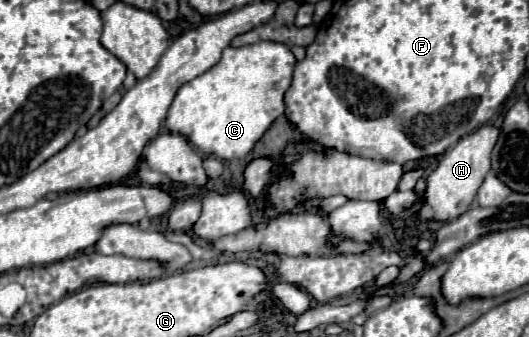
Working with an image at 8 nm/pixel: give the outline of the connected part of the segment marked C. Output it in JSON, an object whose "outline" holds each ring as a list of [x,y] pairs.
{"outline":[[[259,41],[245,47],[227,47],[217,65],[213,65],[209,71],[195,77],[193,81],[185,83],[177,91],[173,105],[167,113],[165,127],[173,133],[181,133],[191,141],[191,145],[195,145],[207,155],[213,153],[219,159],[243,159],[255,147],[261,135],[269,129],[269,125],[279,115],[285,113],[283,93],[291,85],[293,67],[295,67],[295,57],[283,43]]]}

